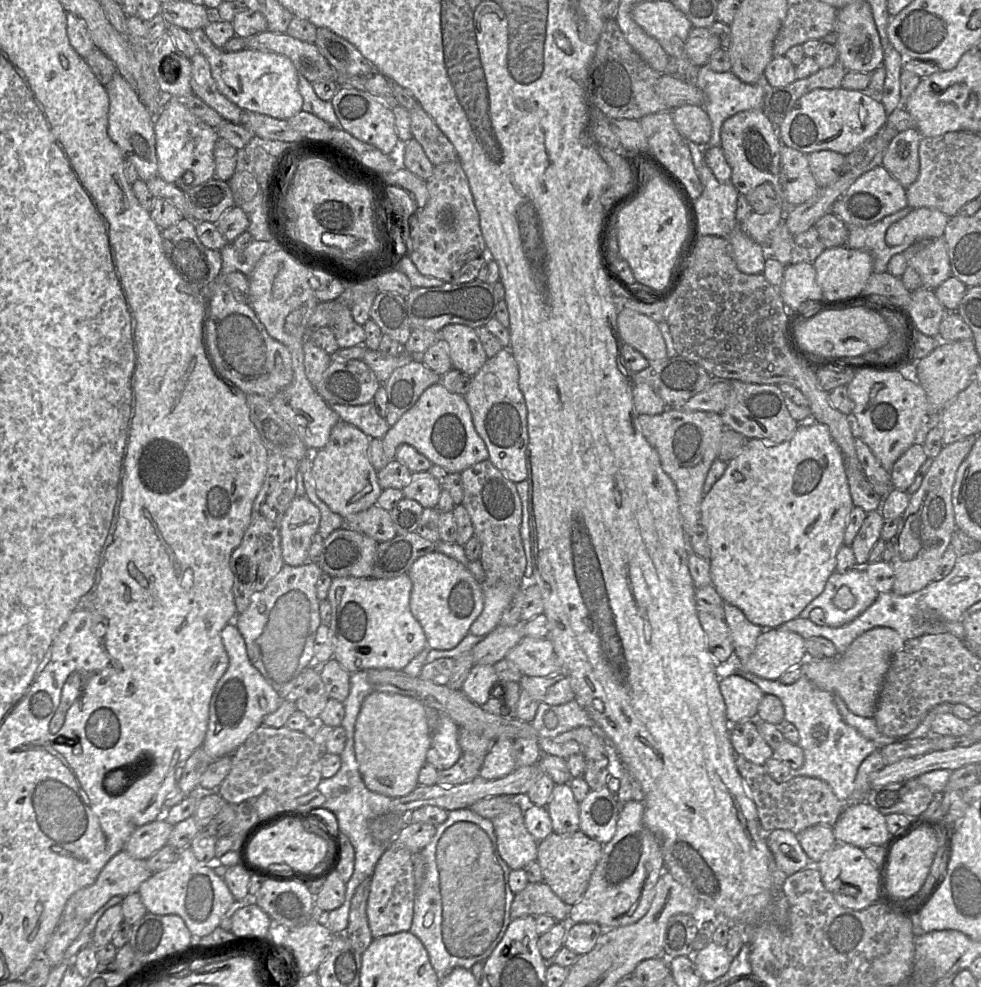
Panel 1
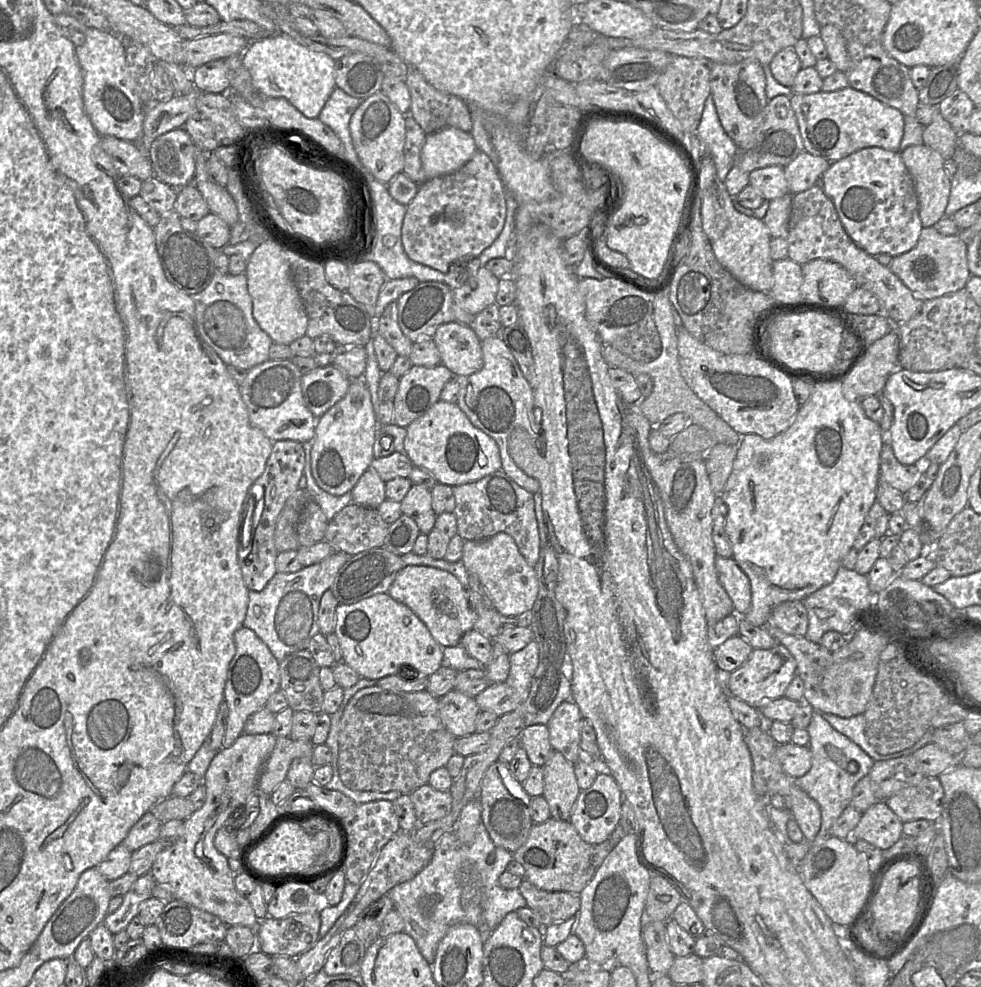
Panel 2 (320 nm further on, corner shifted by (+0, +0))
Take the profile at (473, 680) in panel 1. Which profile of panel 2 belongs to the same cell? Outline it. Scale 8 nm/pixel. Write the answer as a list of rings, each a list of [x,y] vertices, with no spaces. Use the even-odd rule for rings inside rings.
[[[451,690],[439,699],[438,709],[445,728],[456,738],[476,732],[476,719],[480,708],[474,697]]]

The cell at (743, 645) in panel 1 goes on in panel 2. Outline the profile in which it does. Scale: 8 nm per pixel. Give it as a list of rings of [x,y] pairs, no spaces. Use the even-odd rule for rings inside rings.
[[[716,555],[715,568],[719,582],[733,603],[734,613],[745,616],[751,607],[751,585],[748,576],[733,558]]]

